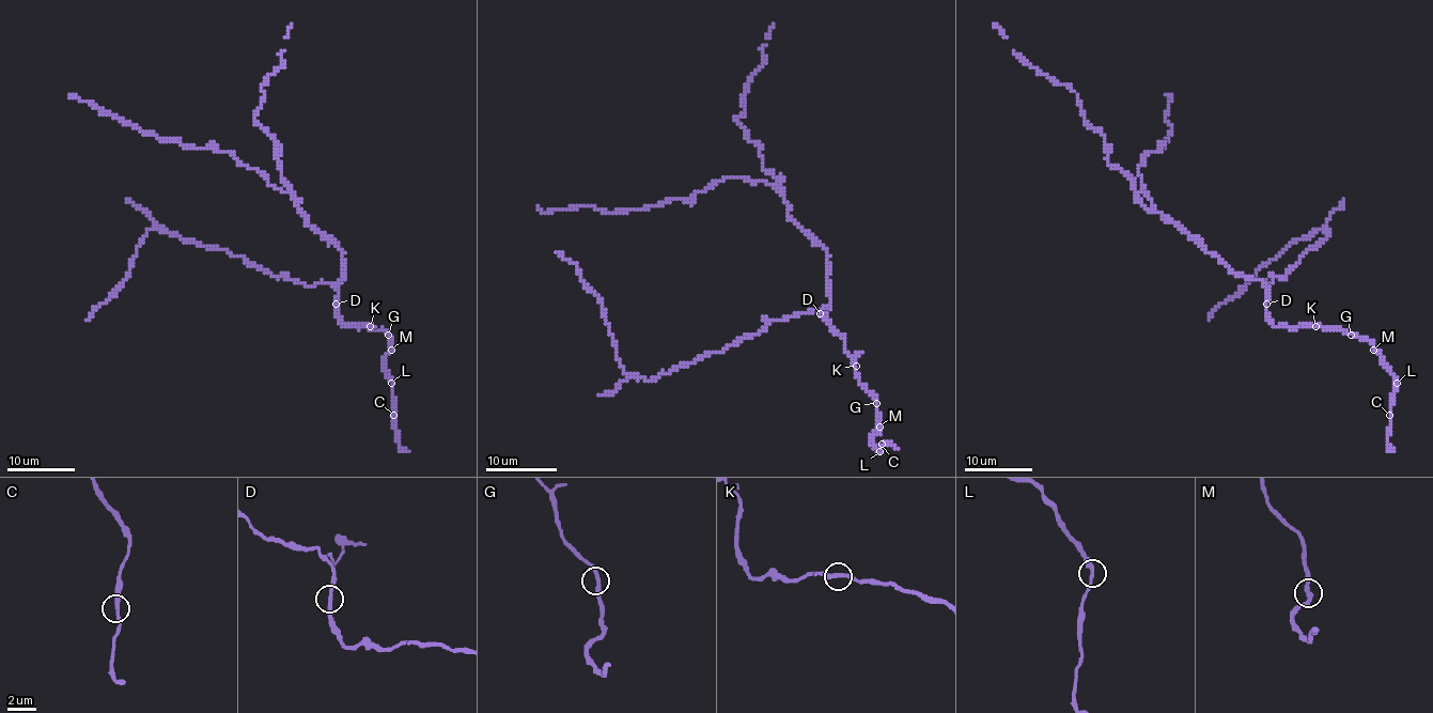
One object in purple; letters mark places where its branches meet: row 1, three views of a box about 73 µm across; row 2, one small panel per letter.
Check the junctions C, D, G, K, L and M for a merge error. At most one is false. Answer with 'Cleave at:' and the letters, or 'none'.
Cleave at: none

